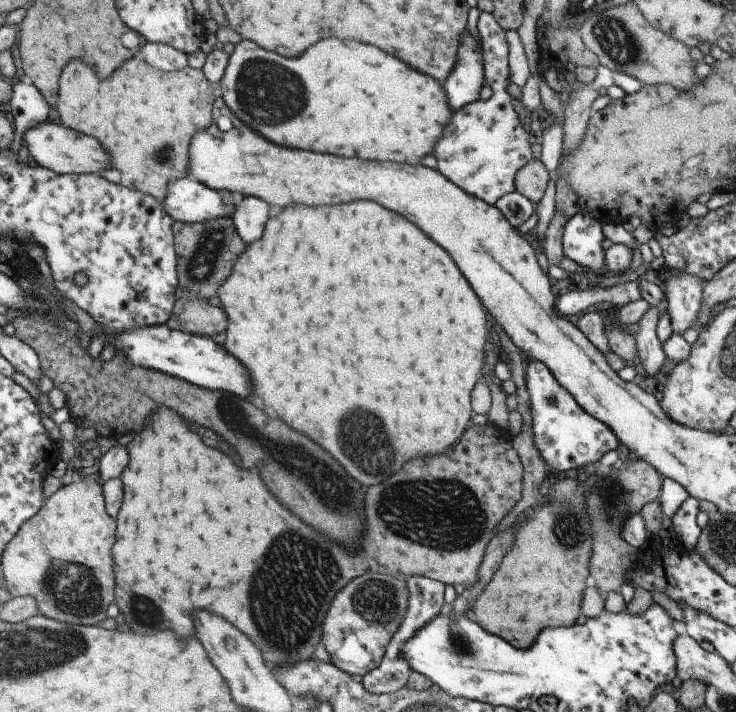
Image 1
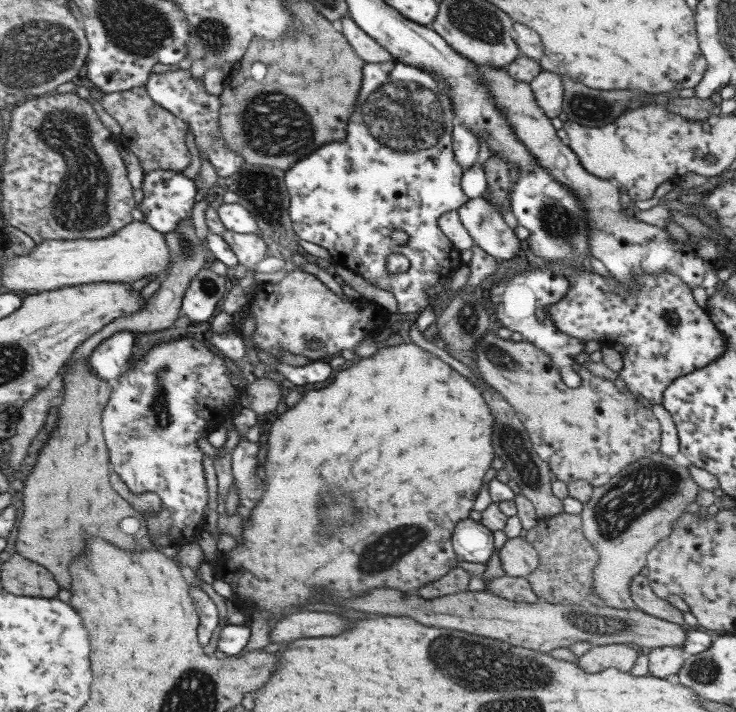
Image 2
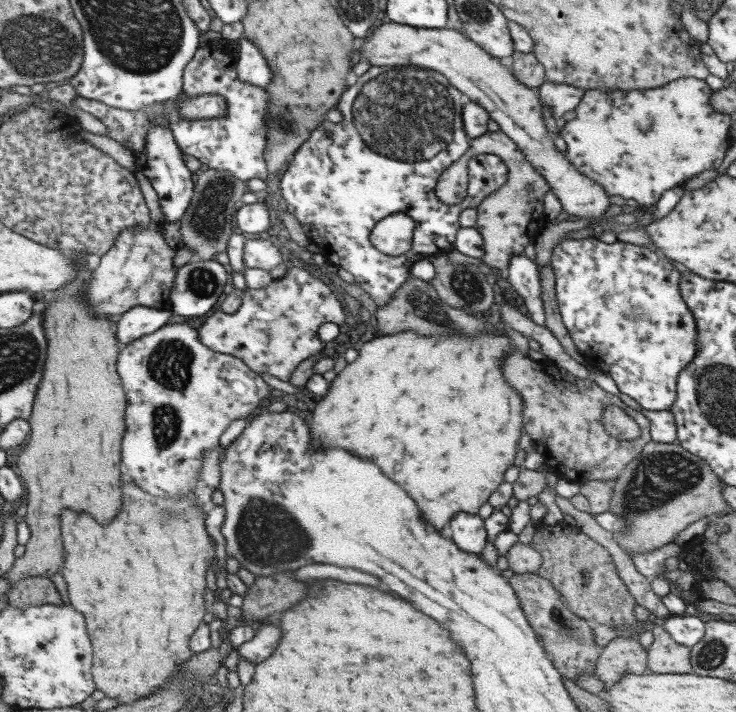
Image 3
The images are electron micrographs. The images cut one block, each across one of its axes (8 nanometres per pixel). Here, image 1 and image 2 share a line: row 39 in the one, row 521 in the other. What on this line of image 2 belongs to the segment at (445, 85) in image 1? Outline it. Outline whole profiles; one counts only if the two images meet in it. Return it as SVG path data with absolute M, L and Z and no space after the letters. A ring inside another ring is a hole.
M469 517L455 524L451 544L459 560L486 563L493 552L492 532Z

